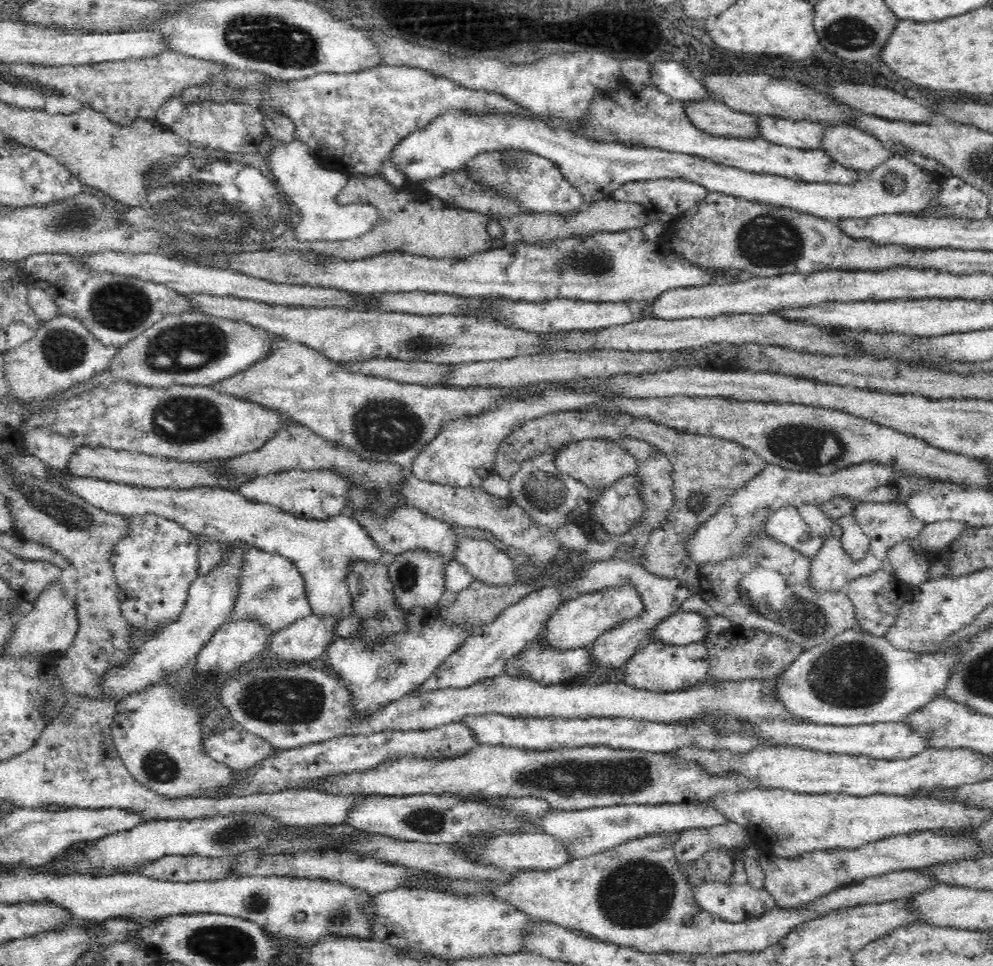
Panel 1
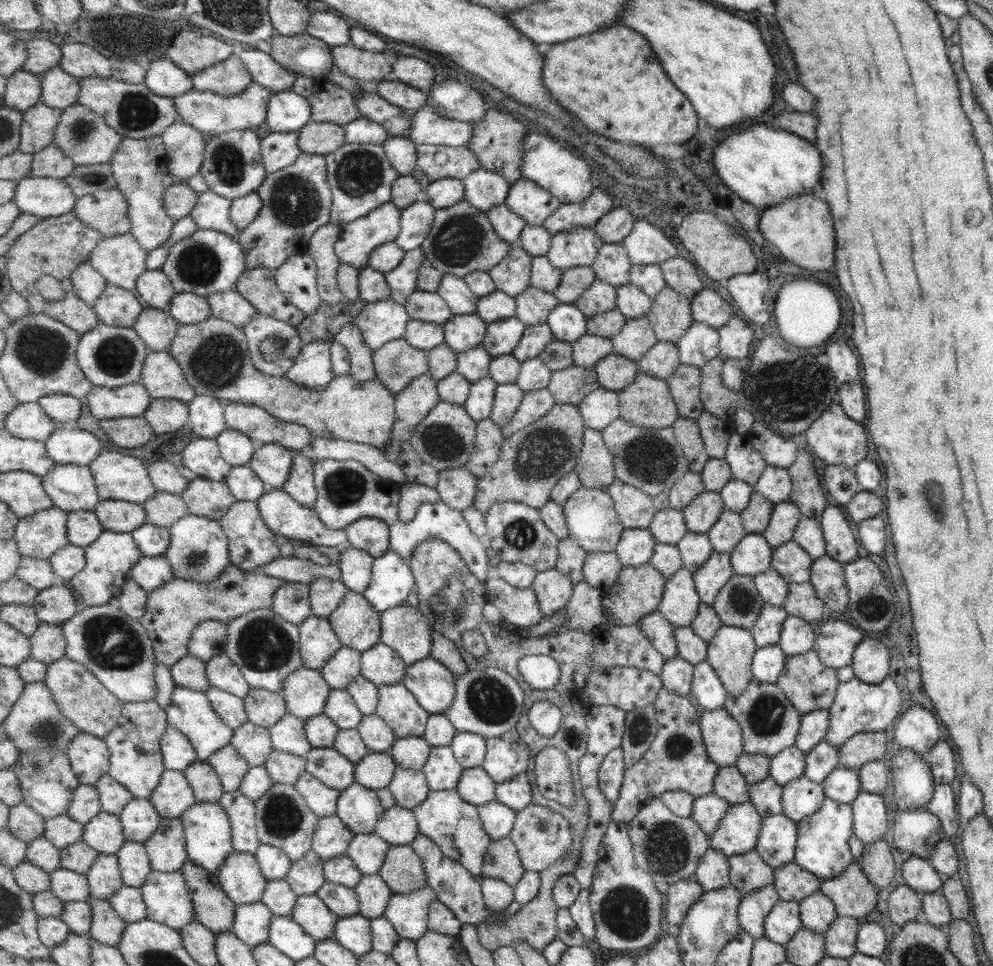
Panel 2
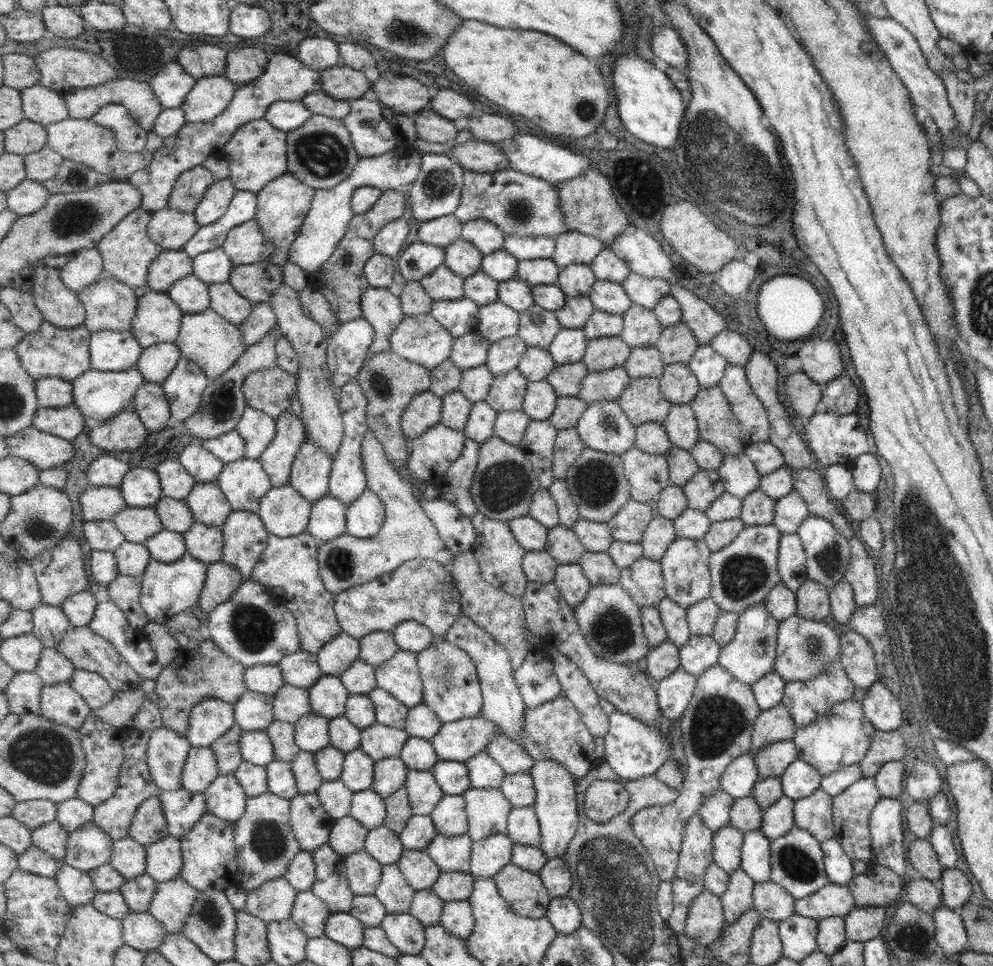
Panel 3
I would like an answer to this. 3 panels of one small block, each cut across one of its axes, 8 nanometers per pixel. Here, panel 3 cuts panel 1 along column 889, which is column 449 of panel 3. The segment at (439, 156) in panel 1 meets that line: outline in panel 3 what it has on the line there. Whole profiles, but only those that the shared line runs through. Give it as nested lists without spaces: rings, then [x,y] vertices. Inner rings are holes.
[[[447,152],[439,154],[423,153],[423,168],[412,183],[409,194],[409,205],[412,216],[419,221],[430,221],[439,217],[454,214],[462,201],[464,174],[466,169],[451,160]]]

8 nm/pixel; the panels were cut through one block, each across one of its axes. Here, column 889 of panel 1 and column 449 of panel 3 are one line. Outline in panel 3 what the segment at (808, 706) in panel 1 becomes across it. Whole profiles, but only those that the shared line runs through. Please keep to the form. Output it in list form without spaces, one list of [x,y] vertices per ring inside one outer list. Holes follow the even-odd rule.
[[[435,636],[431,648],[417,653],[417,662],[424,686],[423,704],[438,715],[439,721],[448,723],[480,716],[484,698],[478,667],[463,647],[447,641],[444,636]]]

